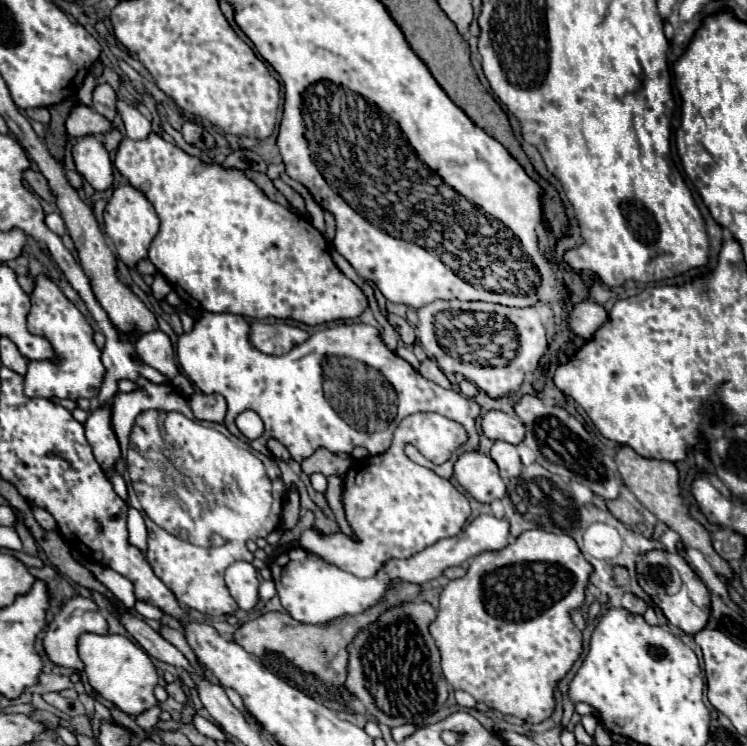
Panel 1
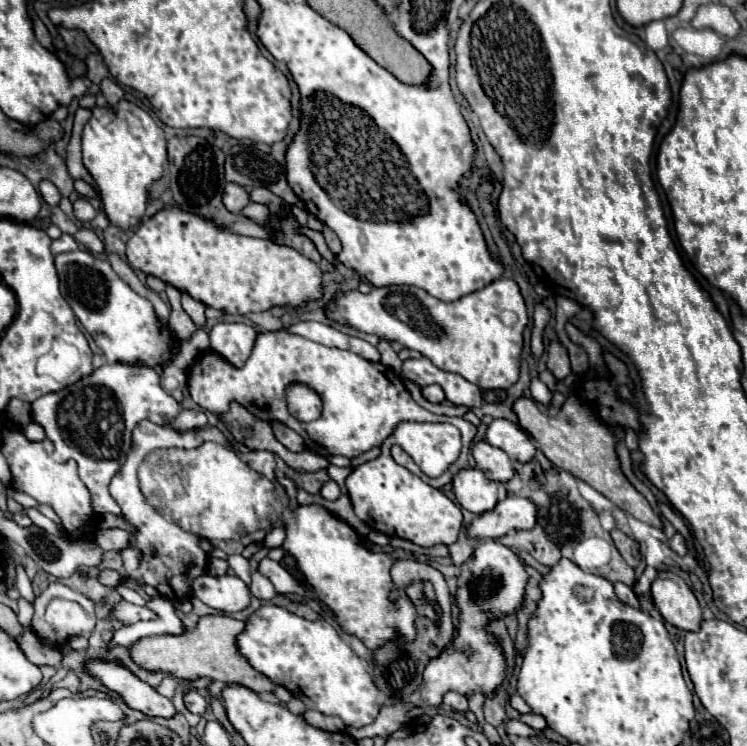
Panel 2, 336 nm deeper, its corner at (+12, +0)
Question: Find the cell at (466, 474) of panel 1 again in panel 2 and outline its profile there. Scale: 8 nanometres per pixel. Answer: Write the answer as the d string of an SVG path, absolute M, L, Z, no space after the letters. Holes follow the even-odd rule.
M478 468L460 470L454 476L452 484L458 504L474 514L484 514L498 504L496 482L488 480Z

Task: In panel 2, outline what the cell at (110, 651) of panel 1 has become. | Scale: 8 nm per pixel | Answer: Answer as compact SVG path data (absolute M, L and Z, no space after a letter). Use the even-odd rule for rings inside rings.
M90 660L86 662L86 670L96 676L108 690L114 690L122 696L122 700L134 708L144 712L150 718L172 718L176 714L174 704L158 694L154 688L138 680L130 670L114 662Z

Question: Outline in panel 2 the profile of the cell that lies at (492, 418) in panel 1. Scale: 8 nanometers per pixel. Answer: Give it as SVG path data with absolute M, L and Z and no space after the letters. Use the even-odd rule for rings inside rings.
M494 420L488 426L486 440L522 464L530 462L536 454L534 438L520 424L514 424L510 420Z

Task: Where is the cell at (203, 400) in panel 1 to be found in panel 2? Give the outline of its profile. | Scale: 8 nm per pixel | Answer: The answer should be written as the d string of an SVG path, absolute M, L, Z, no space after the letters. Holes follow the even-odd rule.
M182 410L176 416L176 420L172 420L172 428L178 432L188 432L204 426L206 426L206 416L204 412L196 412L196 410Z

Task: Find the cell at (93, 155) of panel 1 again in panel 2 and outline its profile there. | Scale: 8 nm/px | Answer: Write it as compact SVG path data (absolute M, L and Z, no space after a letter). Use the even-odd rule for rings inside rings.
M78 198L74 202L74 216L80 222L90 222L96 216L96 210L94 210L94 206L90 206L90 202L86 198Z

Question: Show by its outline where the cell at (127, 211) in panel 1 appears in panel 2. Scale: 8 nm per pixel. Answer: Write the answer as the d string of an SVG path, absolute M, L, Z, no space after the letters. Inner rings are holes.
M120 100L116 108L94 108L90 122L82 134L84 166L100 186L108 220L124 230L140 222L138 210L146 210L150 186L164 176L166 138L154 118L128 100Z

